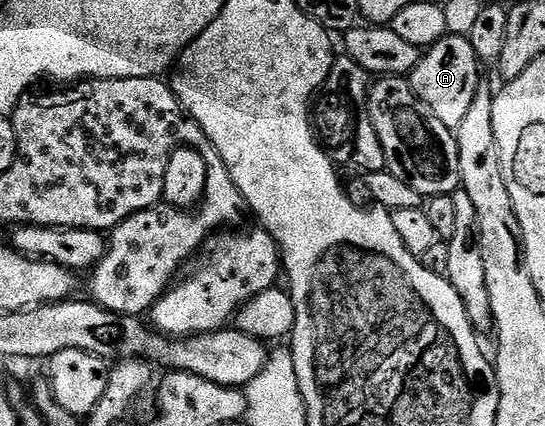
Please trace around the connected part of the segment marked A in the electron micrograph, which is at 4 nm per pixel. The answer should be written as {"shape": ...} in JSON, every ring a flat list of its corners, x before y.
{"shape":[[448,33,444,39,426,48,418,65,412,69,409,82,413,93,417,93,417,97,429,105,429,109,433,109,433,117,437,117,441,125,454,129,461,125,465,113,469,113,469,104,473,97,477,97,481,82,479,70,479,58,477,53,473,53,473,45,467,36]]}

